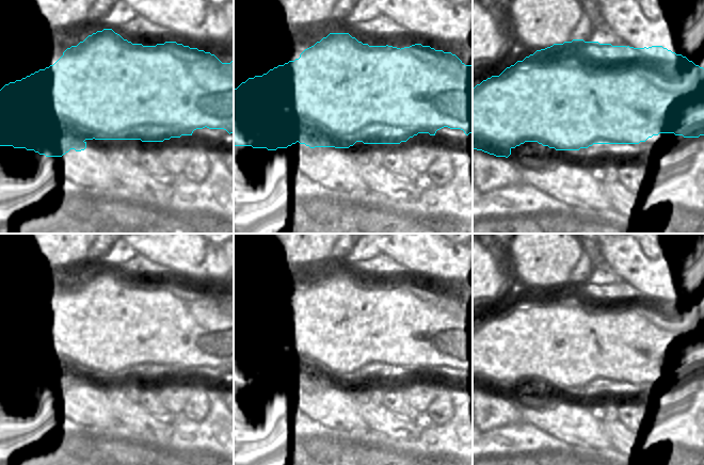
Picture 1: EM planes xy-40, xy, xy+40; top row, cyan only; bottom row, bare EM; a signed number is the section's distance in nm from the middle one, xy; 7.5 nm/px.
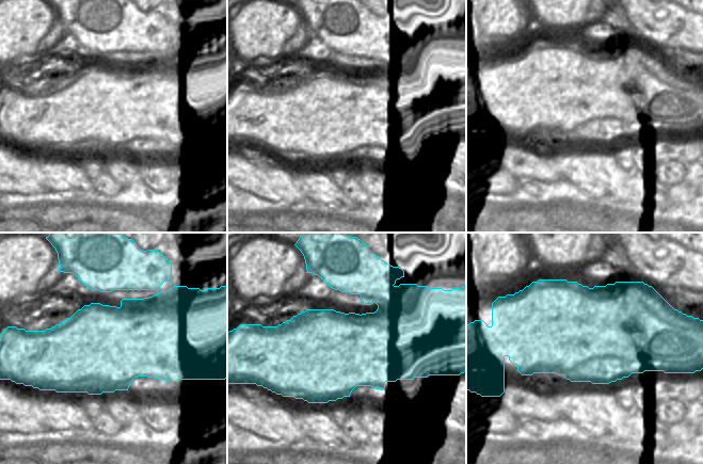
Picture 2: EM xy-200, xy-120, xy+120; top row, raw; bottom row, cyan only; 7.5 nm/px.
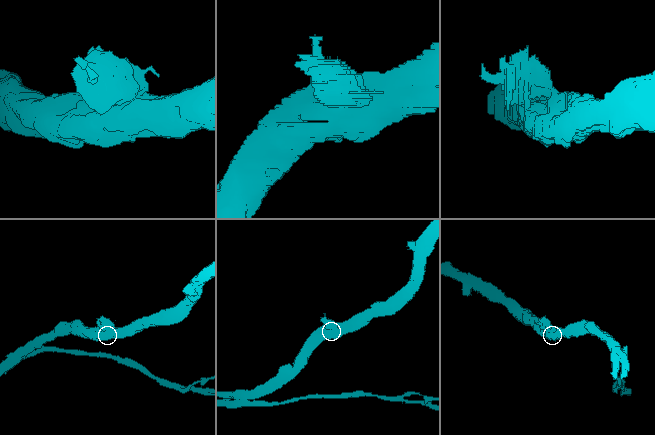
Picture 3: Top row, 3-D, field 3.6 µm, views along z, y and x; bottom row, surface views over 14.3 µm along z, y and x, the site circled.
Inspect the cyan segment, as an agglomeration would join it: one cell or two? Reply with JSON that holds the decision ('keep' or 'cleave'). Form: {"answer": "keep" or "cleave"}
{"answer": "keep"}

